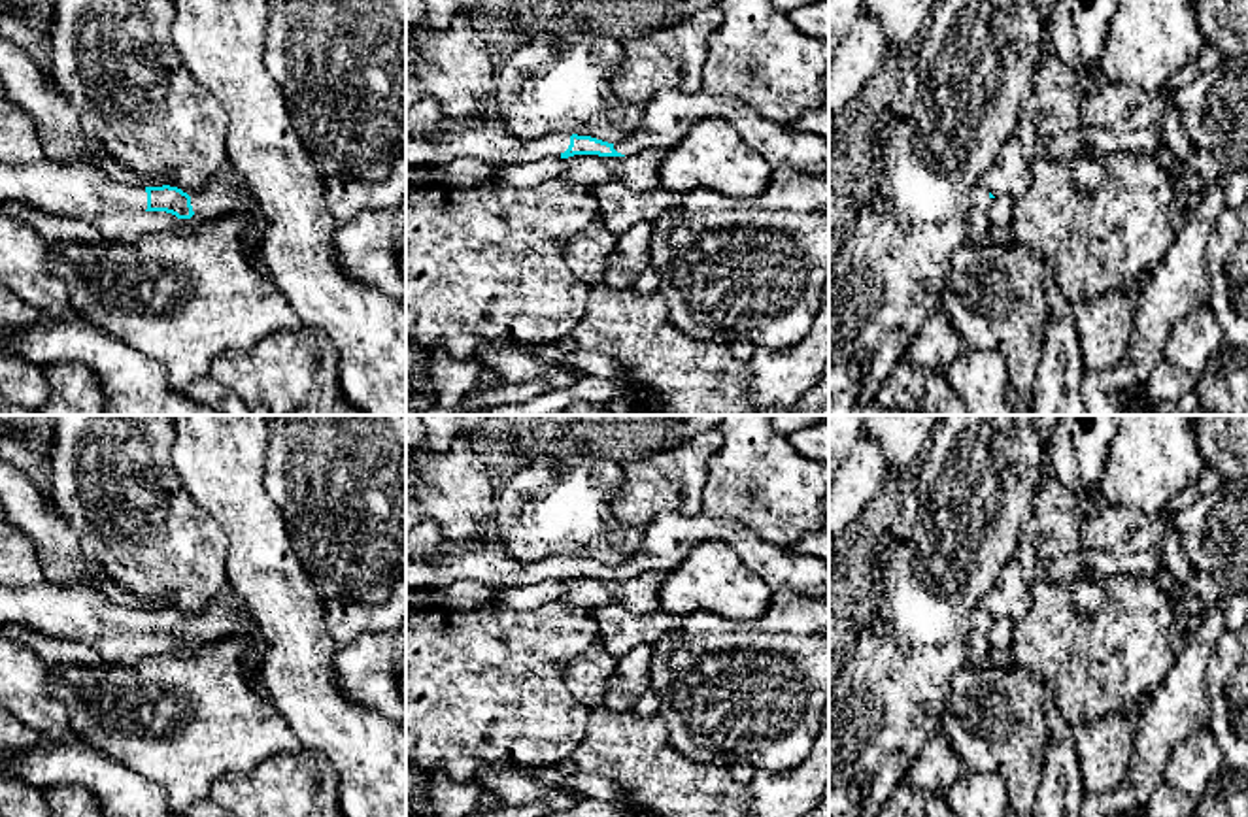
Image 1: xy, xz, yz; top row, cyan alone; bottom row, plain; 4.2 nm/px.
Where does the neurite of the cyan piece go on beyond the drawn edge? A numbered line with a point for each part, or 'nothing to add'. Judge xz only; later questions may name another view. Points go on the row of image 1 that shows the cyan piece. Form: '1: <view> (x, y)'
1: xz (667, 117)
2: xz (491, 142)

